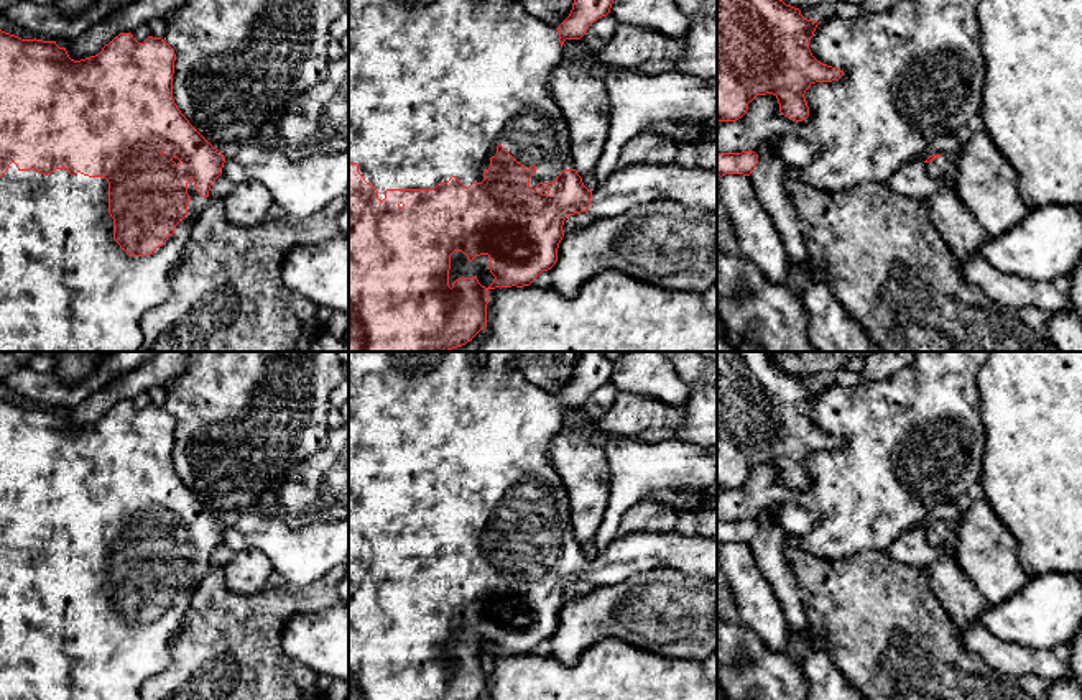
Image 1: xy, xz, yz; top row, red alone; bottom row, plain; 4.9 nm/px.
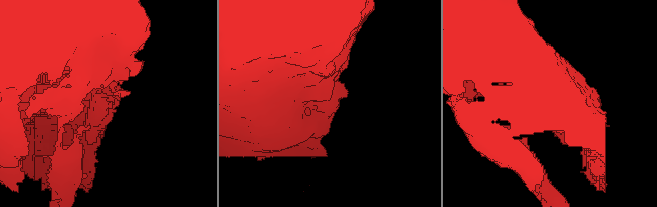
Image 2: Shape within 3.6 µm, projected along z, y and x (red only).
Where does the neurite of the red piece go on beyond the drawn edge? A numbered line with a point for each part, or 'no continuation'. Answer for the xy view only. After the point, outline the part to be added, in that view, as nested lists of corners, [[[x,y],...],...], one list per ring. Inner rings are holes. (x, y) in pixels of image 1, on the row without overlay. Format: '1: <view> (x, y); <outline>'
1: xy (301, 556); [[[248,509],[234,526],[225,527],[222,544],[234,552],[263,552],[275,572],[283,575],[284,587],[296,590],[349,565],[349,519],[317,521],[291,529],[281,519]]]
2: xy (61, 638); [[[12,531],[0,546],[0,700],[141,700],[141,685],[169,665],[169,639],[210,567],[196,559],[192,547],[187,562],[187,583],[174,601],[153,623],[128,624],[113,608],[105,546],[71,544],[67,537],[43,544],[35,537],[20,539]]]

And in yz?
1: yz (936, 536); [[[941,523],[939,526],[929,529],[929,531],[924,531],[926,542],[931,547],[942,546],[950,532],[950,527],[952,527],[950,524]]]

